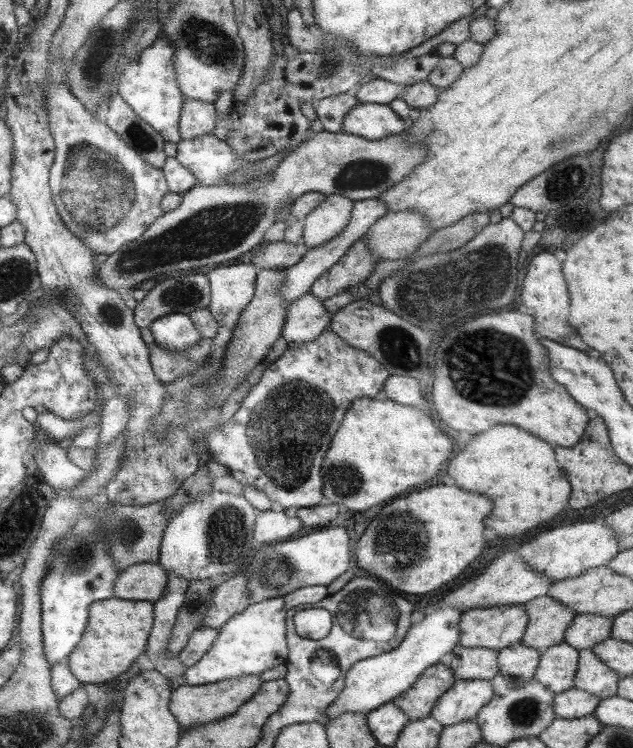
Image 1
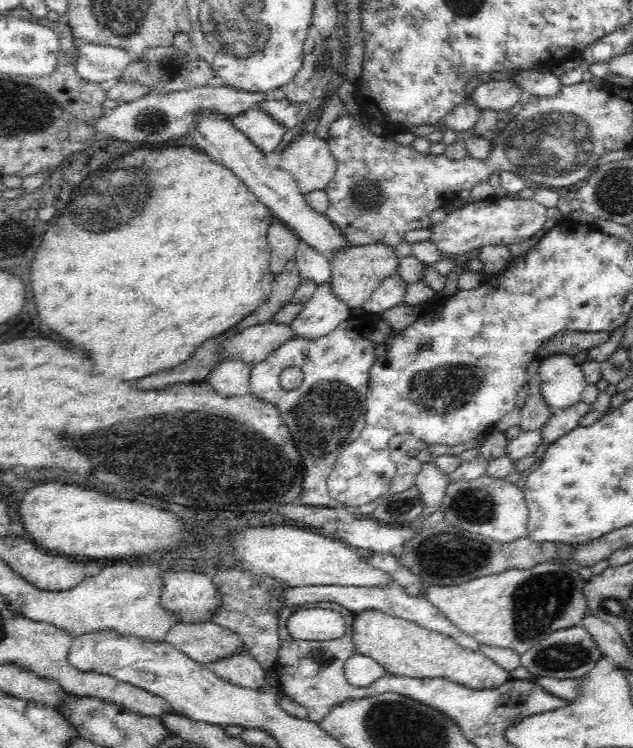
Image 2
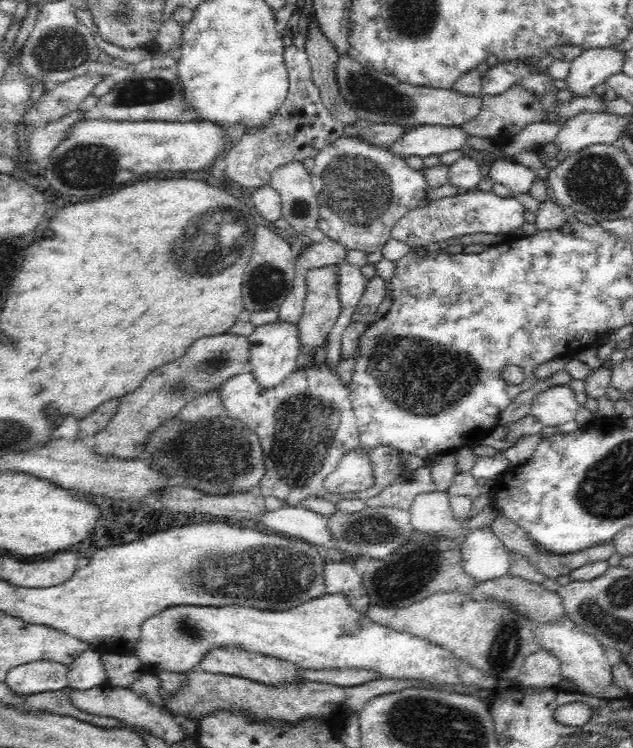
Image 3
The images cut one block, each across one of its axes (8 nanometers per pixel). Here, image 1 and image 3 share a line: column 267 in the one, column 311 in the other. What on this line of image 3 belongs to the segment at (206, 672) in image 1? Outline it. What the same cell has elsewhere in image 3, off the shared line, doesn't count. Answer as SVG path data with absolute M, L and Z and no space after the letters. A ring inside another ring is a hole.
M326 593L318 598L310 599L301 605L286 610L257 609L242 605L228 606L172 606L166 608L141 626L141 642L134 648L145 674L154 674L157 670L170 672L186 672L196 667L200 657L210 648L228 648L240 646L247 650L276 657L295 664L298 669L374 669L382 677L422 679L438 685L464 683L478 685L482 689L493 690L498 679L486 675L484 671L474 668L470 663L460 659L450 650L445 650L428 638L420 638L406 631L397 631L389 626L380 625L370 620L367 613L354 609L346 595L342 593Z

